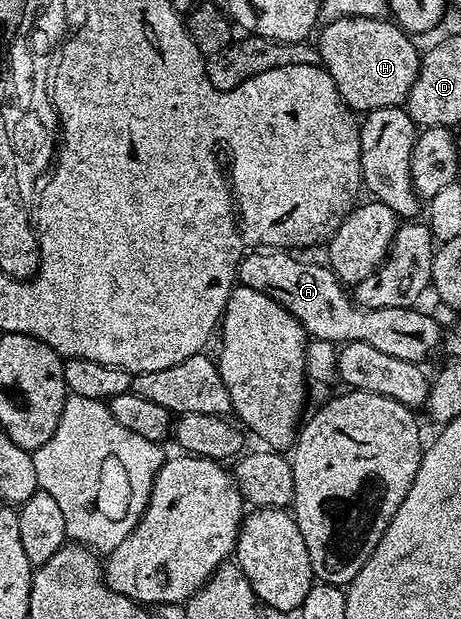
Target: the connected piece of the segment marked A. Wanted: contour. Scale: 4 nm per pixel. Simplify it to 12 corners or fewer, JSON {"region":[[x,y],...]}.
{"region":[[253,249],[240,286],[306,336],[424,364],[443,327],[417,307],[367,309],[324,262]]}

